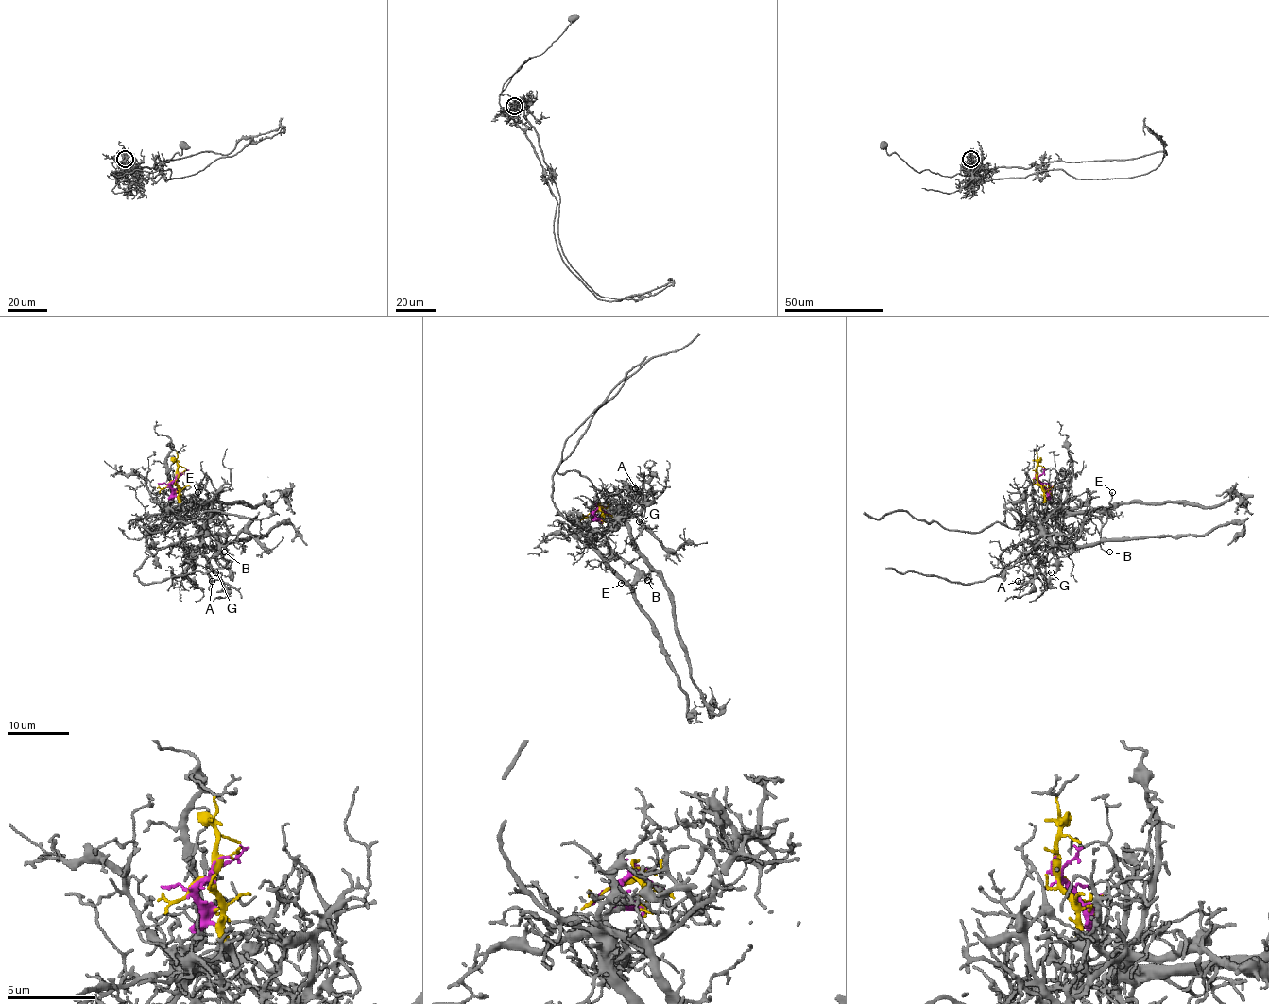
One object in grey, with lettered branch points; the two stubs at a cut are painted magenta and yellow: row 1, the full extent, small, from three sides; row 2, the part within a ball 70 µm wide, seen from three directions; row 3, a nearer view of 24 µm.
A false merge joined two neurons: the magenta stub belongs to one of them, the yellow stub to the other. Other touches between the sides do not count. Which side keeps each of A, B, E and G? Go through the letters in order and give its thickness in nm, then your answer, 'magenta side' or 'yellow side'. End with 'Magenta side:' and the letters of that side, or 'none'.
A: calibre 110 nm; yellow side
B: calibre 130 nm; yellow side
E: calibre 170 nm; magenta side
G: calibre 130 nm; yellow side
Magenta side: E

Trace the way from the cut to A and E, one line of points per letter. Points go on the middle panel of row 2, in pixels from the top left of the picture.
A: (598, 507), (605, 517), (623, 514), (625, 498), (637, 504), (643, 502), (644, 496), (636, 488)
E: (598, 507), (589, 522), (591, 544), (626, 580), (620, 583)

